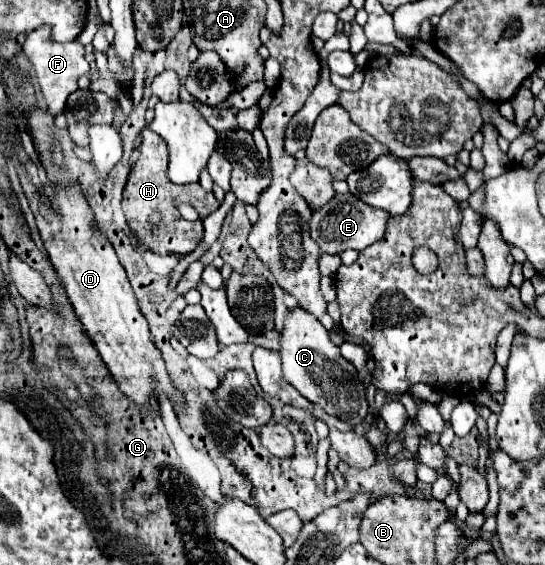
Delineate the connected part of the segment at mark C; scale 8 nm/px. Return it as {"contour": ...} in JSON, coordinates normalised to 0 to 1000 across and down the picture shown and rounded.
{"contour":[[[558,547],[528,554],[517,582],[517,657],[521,671],[539,681],[561,706],[587,717],[602,735],[635,745],[639,752],[661,752],[675,735],[675,710],[668,699],[668,678],[657,674],[653,650],[624,628],[624,618],[606,604],[591,572]]]}

